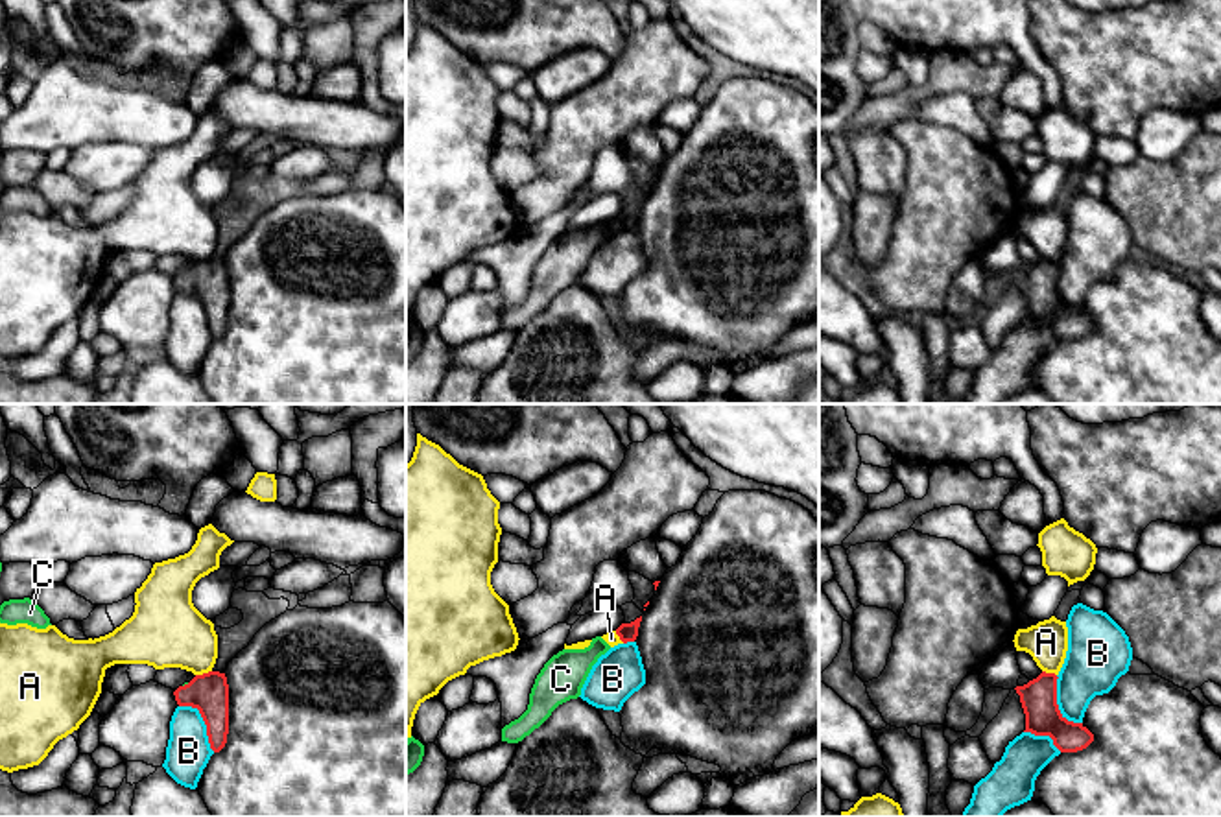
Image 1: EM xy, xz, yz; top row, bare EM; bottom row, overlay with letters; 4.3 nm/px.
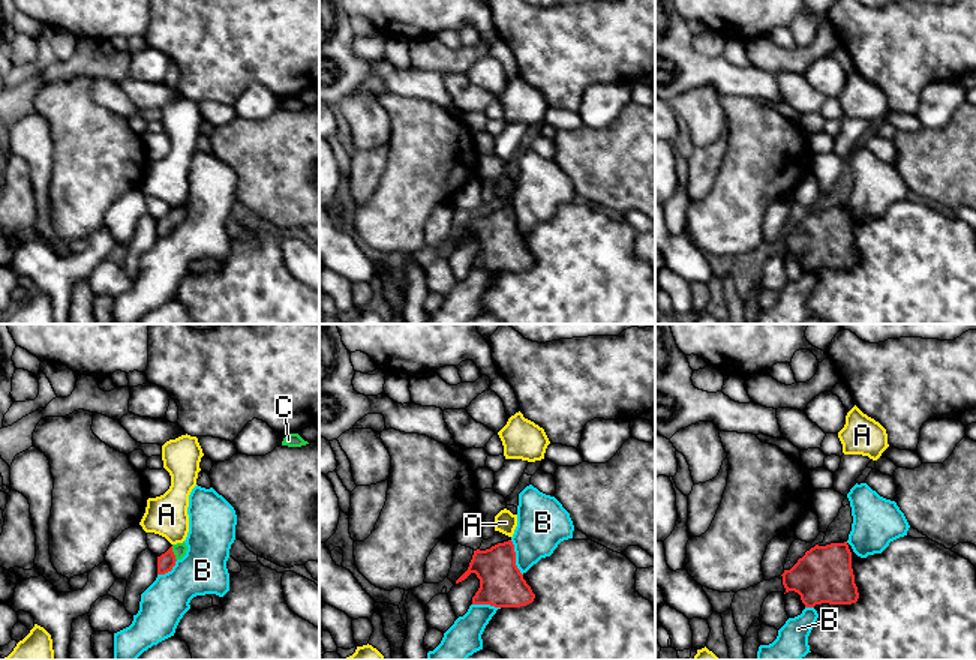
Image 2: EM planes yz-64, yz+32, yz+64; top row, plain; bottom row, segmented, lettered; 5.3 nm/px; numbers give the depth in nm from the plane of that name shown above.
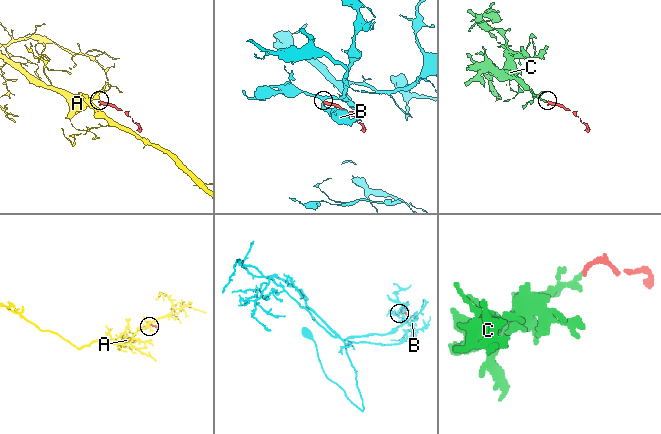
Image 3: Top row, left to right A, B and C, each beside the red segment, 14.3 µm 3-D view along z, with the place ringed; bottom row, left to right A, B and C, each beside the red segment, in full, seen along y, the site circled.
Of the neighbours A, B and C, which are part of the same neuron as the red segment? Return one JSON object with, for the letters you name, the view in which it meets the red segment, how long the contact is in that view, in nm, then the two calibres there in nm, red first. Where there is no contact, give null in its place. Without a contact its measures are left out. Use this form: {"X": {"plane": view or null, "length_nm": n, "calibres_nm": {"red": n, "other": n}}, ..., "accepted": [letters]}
{"C": {"plane": "xy", "length_nm": 40, "calibres_nm": {"red": 170, "other": 20}}, "accepted": ["C"]}

